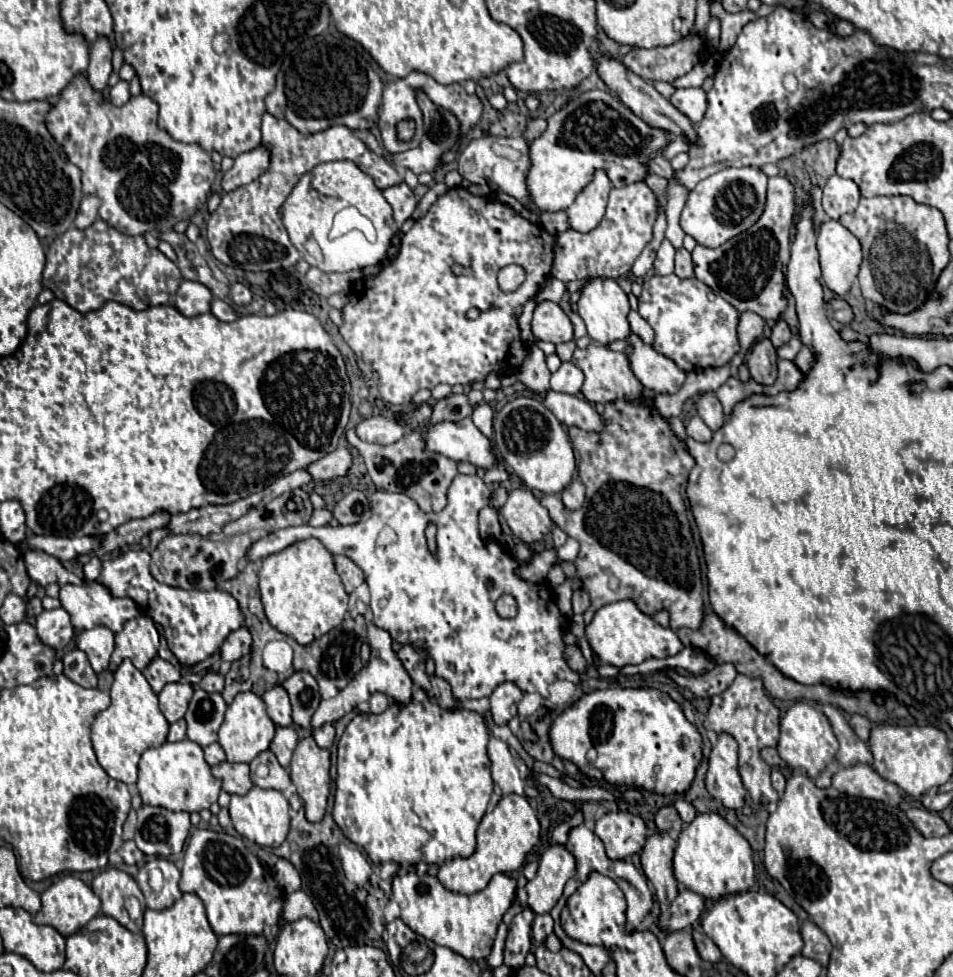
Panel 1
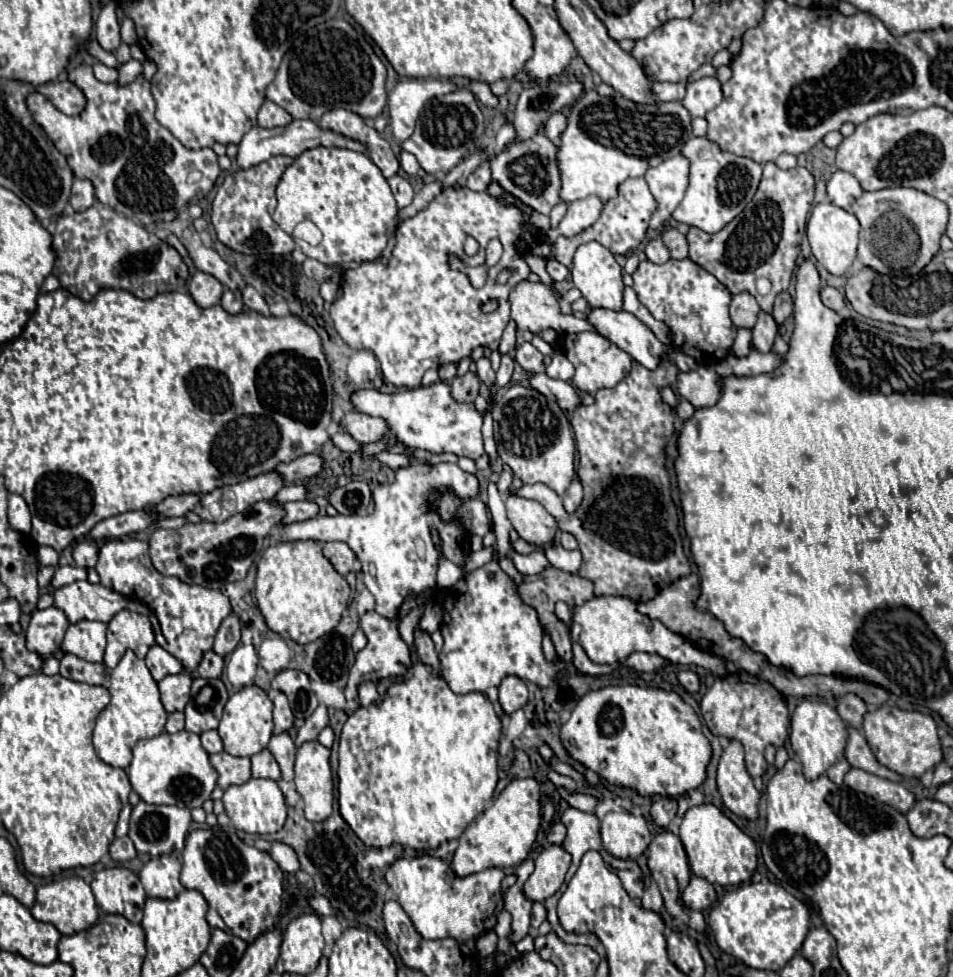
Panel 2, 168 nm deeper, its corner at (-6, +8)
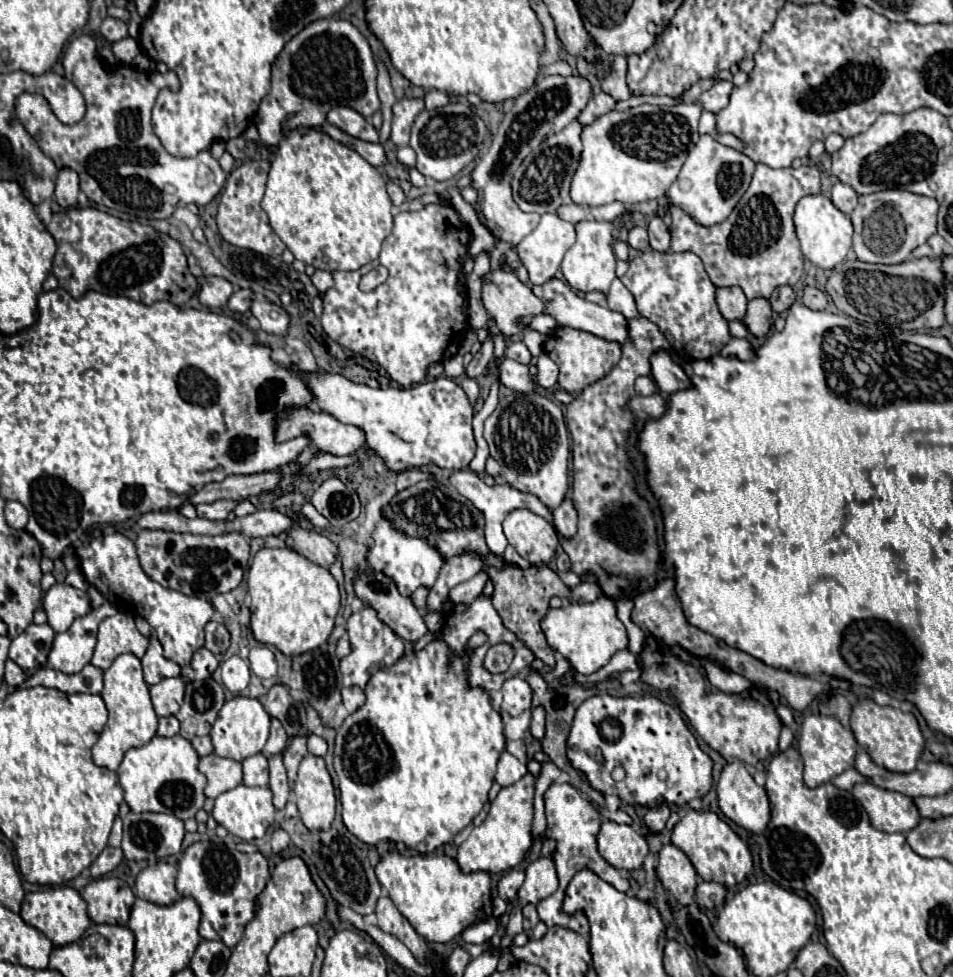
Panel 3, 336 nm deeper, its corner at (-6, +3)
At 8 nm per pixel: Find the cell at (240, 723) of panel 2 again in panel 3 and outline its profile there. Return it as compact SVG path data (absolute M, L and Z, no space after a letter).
M237 695L237 697L225 701L225 705L219 711L217 721L213 723L213 729L211 729L215 755L235 759L235 761L245 761L247 757L261 753L269 739L269 725L271 725L271 717L265 711L265 707L259 703L259 699Z

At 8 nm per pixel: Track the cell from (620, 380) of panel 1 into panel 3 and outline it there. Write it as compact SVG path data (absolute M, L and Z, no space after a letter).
M559 327L559 331L555 331L555 335L551 335L545 341L543 349L559 365L559 385L561 385L561 389L565 389L569 393L579 393L579 391L583 391L583 387L589 387L591 383L597 383L599 379L607 377L621 359L619 343L605 341L591 333L571 329L571 327Z

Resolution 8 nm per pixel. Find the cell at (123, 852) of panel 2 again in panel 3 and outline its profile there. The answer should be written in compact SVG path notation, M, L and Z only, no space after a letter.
M105 847L101 851L101 855L95 859L95 863L91 865L91 875L97 879L97 877L103 877L107 873L111 873L119 863L123 861L123 851L121 847Z

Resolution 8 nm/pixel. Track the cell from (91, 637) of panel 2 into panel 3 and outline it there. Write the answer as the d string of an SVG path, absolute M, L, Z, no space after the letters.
M103 603L87 619L75 619L75 623L65 633L55 635L47 665L63 673L79 673L93 657L95 651L95 631L101 619L115 615L117 609L111 603Z

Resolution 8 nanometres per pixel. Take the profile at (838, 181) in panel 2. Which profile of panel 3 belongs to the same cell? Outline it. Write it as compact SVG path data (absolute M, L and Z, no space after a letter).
M837 181L833 185L833 189L831 189L831 201L833 201L833 205L839 211L843 211L845 215L849 215L857 207L857 199L859 199L857 191L851 185L847 185L847 183Z

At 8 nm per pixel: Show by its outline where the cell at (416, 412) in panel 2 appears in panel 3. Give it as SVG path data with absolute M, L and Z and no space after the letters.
M335 373L303 377L307 379L321 411L331 413L341 423L363 429L367 445L383 457L387 467L393 471L427 467L431 463L443 469L467 469L475 457L477 443L471 427L473 407L469 405L463 387L449 377L441 375L409 389L371 389Z

